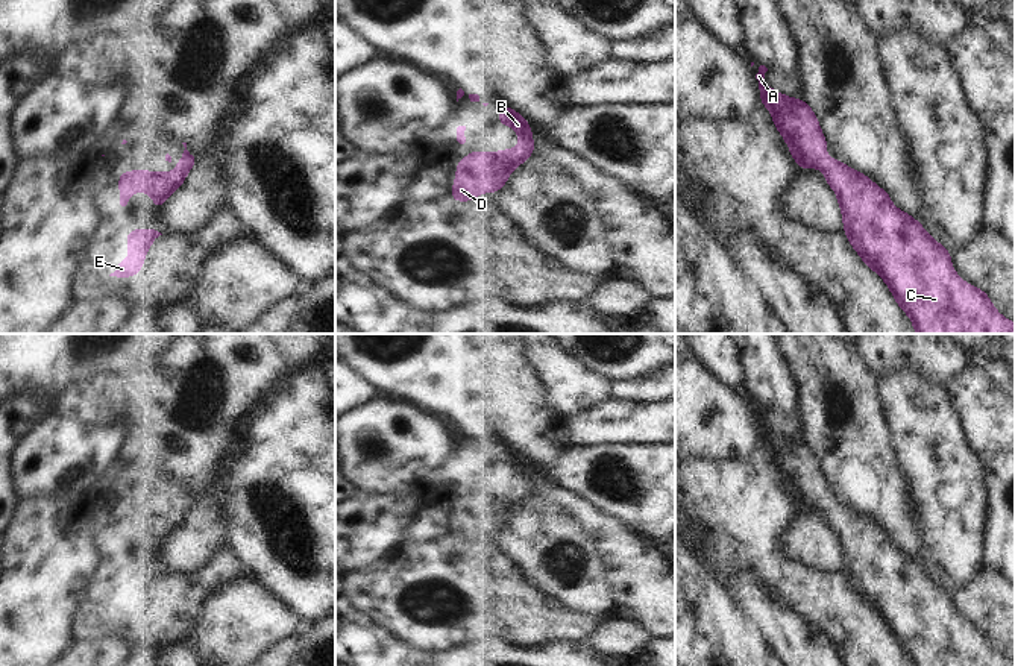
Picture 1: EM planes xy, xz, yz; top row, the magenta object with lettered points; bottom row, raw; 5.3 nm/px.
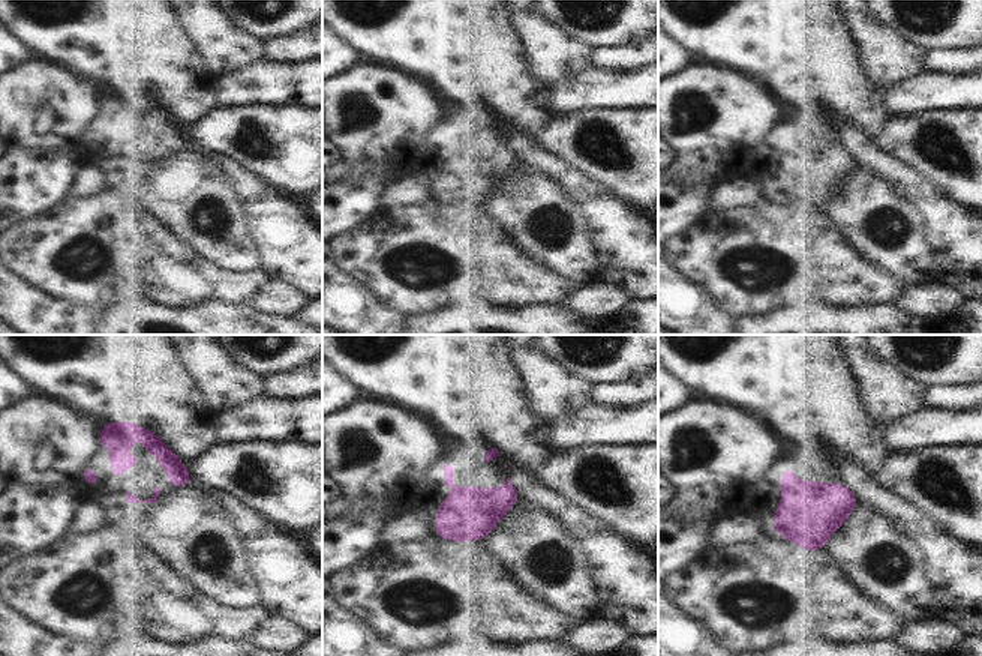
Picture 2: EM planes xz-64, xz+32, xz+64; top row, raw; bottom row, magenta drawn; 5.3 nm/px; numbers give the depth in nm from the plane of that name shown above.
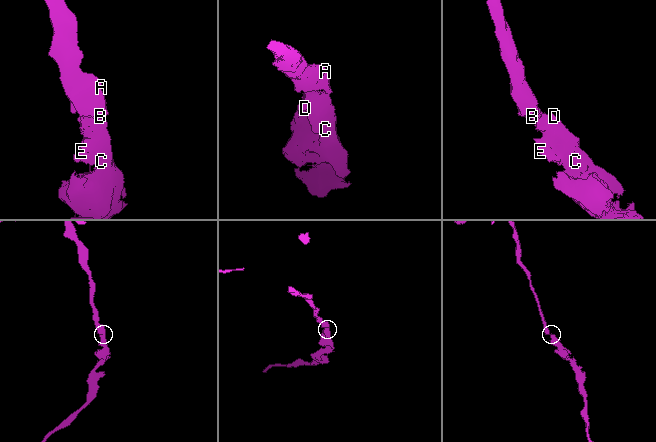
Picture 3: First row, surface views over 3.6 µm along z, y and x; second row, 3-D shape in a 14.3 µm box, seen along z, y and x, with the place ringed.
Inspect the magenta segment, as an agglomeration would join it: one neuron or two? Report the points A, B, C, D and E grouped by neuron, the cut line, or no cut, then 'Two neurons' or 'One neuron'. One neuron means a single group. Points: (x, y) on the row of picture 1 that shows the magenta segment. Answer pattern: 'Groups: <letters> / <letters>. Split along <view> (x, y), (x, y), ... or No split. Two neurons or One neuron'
Groups: A B C D E. No split. One neuron.

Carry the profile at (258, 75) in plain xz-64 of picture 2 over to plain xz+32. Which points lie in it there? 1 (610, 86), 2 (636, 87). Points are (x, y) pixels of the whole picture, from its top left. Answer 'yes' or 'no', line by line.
1: yes
2: yes

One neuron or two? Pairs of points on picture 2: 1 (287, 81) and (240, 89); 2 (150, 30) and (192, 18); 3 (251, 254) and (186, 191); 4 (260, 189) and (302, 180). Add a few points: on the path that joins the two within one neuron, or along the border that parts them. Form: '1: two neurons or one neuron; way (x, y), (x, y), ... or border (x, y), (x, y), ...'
1: one neuron; way (275, 83), (252, 84)
2: two neurons; border (179, 15), (180, 26), (200, 51)
3: one neuron; way (234, 231), (234, 218), (225, 201), (209, 192)
4: two neurons; border (246, 167), (302, 200)

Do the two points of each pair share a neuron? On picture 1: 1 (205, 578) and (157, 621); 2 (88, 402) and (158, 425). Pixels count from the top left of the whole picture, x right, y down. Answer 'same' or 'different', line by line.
1: same
2: different

